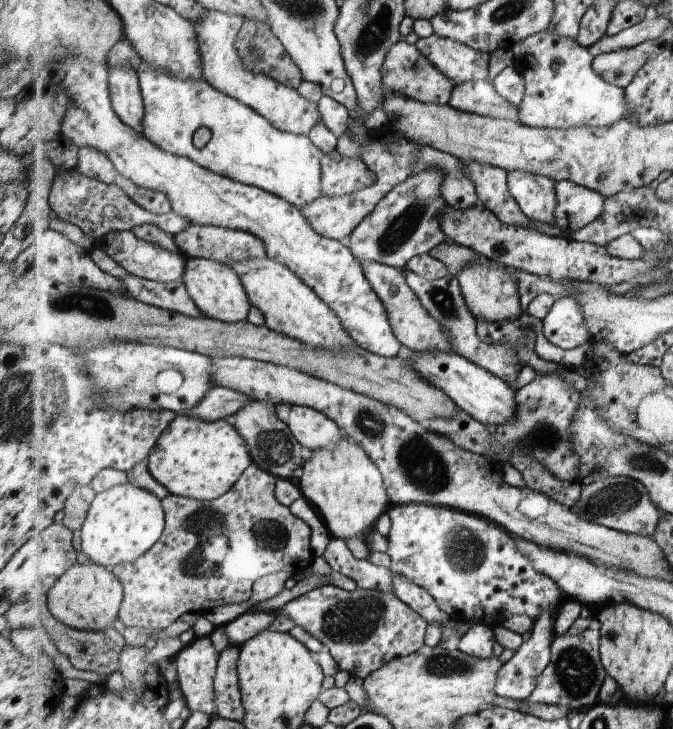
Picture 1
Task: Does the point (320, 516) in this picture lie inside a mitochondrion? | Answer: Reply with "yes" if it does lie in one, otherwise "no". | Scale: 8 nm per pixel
no

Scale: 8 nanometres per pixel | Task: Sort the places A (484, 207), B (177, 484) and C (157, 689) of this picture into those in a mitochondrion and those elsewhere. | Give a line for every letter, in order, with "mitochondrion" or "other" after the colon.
A: other
B: other
C: other

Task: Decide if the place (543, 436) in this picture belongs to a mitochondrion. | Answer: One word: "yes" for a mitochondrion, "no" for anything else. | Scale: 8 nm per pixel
yes

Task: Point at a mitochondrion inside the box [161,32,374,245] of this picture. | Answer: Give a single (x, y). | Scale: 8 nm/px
(256, 55)

